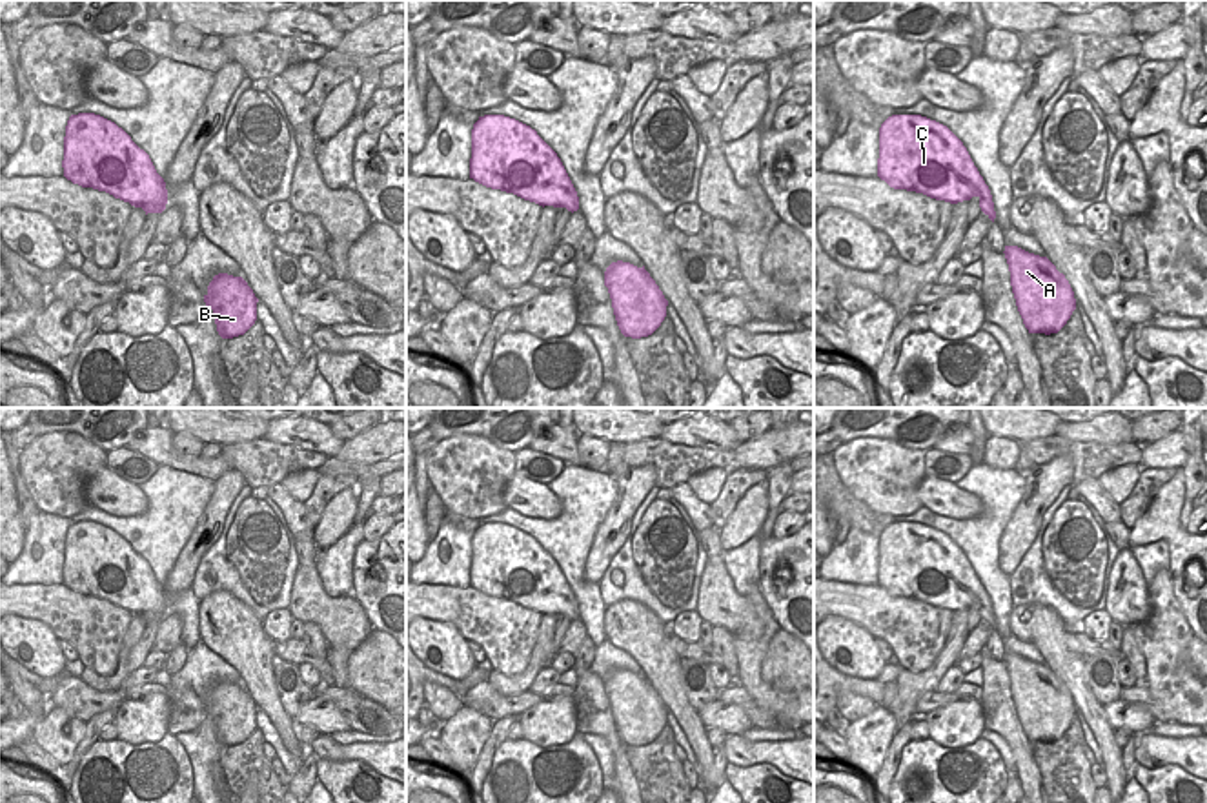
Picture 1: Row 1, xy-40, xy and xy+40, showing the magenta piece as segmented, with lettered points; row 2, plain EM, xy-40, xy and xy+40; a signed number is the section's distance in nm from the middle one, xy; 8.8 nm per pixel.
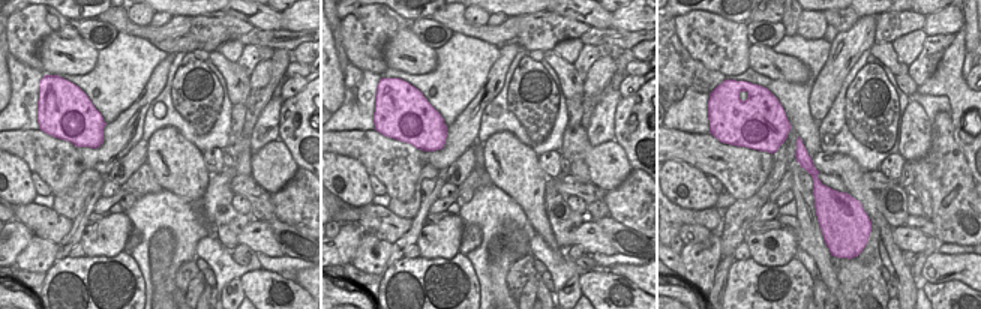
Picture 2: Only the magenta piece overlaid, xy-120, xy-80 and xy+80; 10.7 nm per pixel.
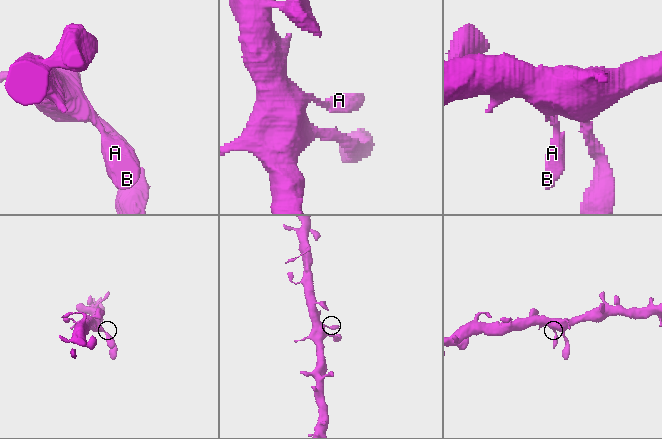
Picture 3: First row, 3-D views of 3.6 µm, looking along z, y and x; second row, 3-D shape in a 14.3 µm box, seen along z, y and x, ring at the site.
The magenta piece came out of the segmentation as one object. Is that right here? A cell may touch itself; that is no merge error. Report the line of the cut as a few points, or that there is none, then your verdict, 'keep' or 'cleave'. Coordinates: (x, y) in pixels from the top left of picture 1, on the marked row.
no cut | keep

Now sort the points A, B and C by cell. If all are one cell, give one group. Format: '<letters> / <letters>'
A B C

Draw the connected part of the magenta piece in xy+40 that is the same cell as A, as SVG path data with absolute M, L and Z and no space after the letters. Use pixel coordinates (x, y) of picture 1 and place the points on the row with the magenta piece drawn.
M1005 246L1010 286L1029 333L1058 333L1076 310L1074 291L1047 259L1018 246Z

